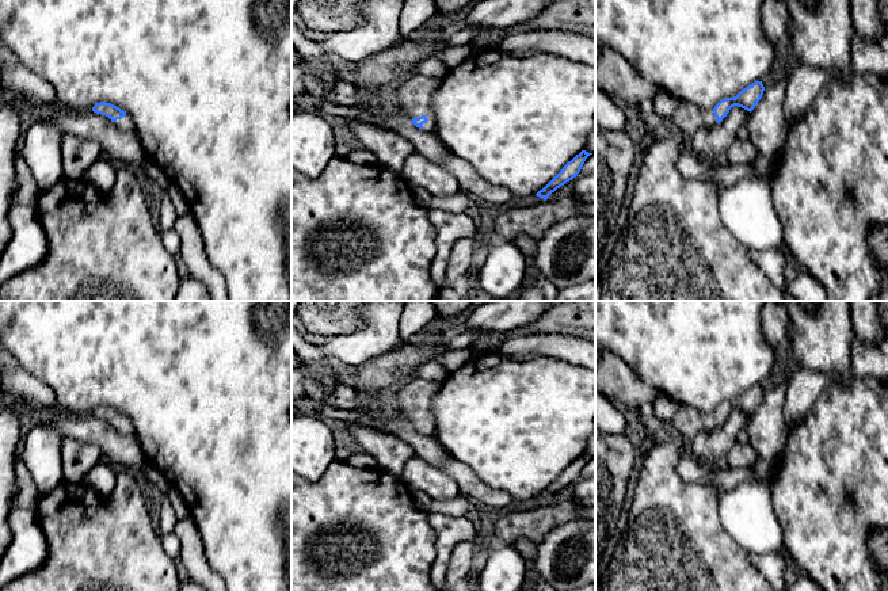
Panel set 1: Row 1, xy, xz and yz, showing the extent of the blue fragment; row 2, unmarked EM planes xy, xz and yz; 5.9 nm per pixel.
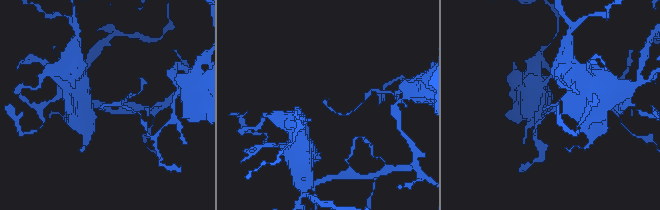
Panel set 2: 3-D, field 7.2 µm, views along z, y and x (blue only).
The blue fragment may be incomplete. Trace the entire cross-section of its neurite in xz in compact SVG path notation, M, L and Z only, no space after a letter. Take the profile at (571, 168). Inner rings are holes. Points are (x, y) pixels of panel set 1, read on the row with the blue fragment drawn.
M582 150L571 161L568 161L563 169L536 195L546 201L552 192L564 186L567 182L572 180L580 172L586 159L590 155L592 153Z

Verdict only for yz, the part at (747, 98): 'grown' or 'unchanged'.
grown

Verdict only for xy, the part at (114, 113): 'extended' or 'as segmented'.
extended

